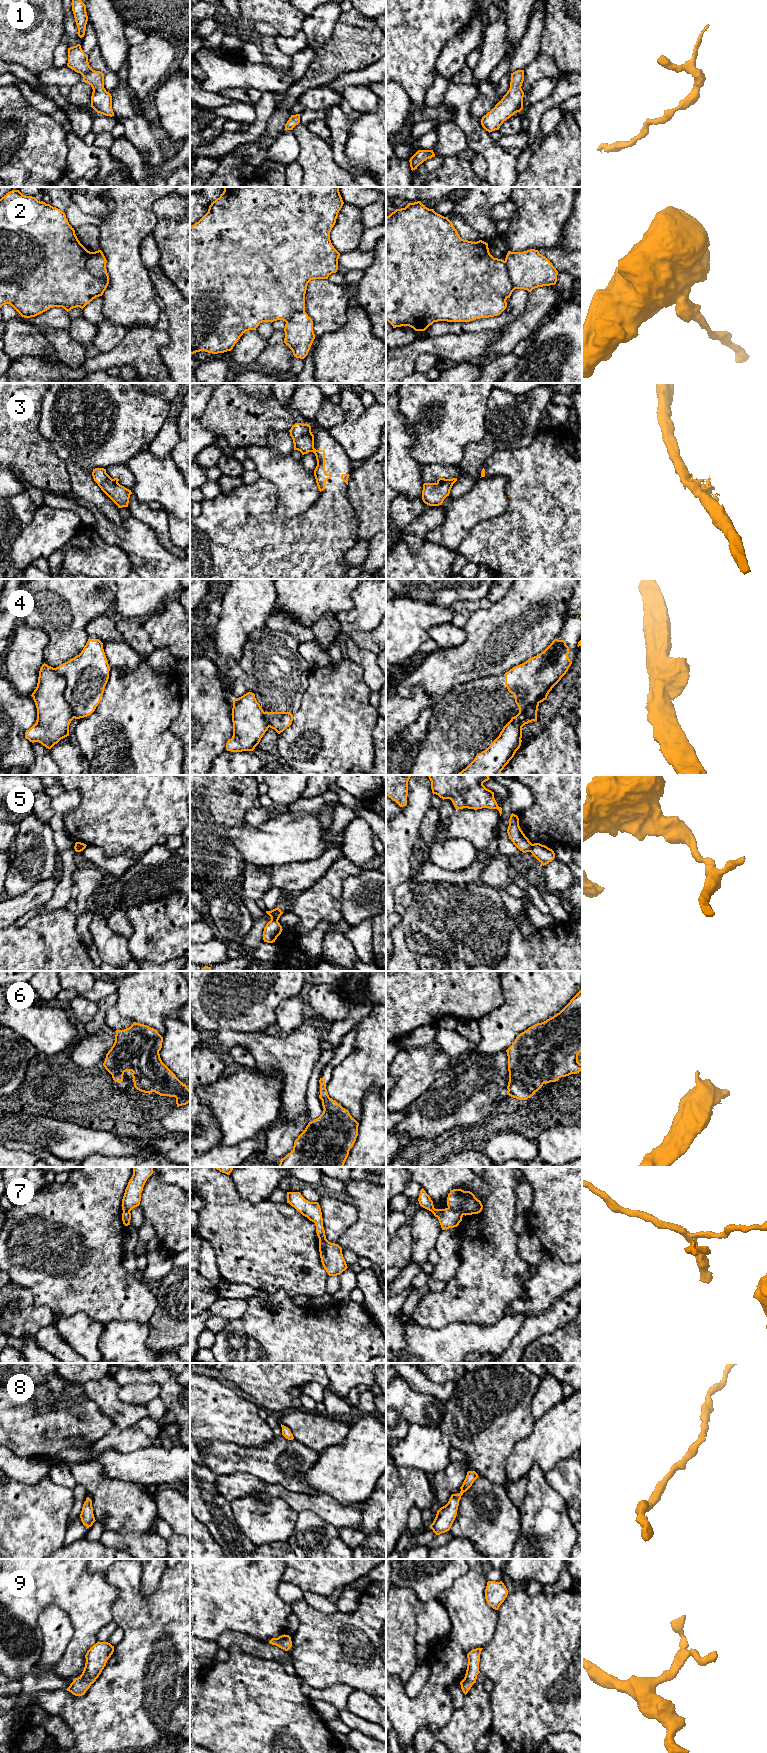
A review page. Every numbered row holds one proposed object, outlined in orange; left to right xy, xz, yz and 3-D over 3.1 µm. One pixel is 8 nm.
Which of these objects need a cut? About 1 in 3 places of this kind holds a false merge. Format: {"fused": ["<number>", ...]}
{"fused": ["2", "3", "4", "5", "7"]}

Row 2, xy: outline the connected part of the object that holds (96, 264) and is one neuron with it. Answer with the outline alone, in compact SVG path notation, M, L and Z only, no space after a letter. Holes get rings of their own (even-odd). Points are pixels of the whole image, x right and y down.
M101 250L90 252L87 261L87 268L92 274L109 284L109 275L107 273L106 263L107 260Z

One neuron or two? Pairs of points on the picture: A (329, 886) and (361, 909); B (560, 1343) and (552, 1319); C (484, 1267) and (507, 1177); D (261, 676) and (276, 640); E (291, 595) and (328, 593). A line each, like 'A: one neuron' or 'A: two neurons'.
A: two neurons
B: two neurons
C: one neuron
D: one neuron
E: one neuron

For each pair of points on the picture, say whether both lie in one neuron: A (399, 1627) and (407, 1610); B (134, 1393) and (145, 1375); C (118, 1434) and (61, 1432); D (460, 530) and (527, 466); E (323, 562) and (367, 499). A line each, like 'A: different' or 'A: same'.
A: same
B: different
C: different
D: different
E: different

